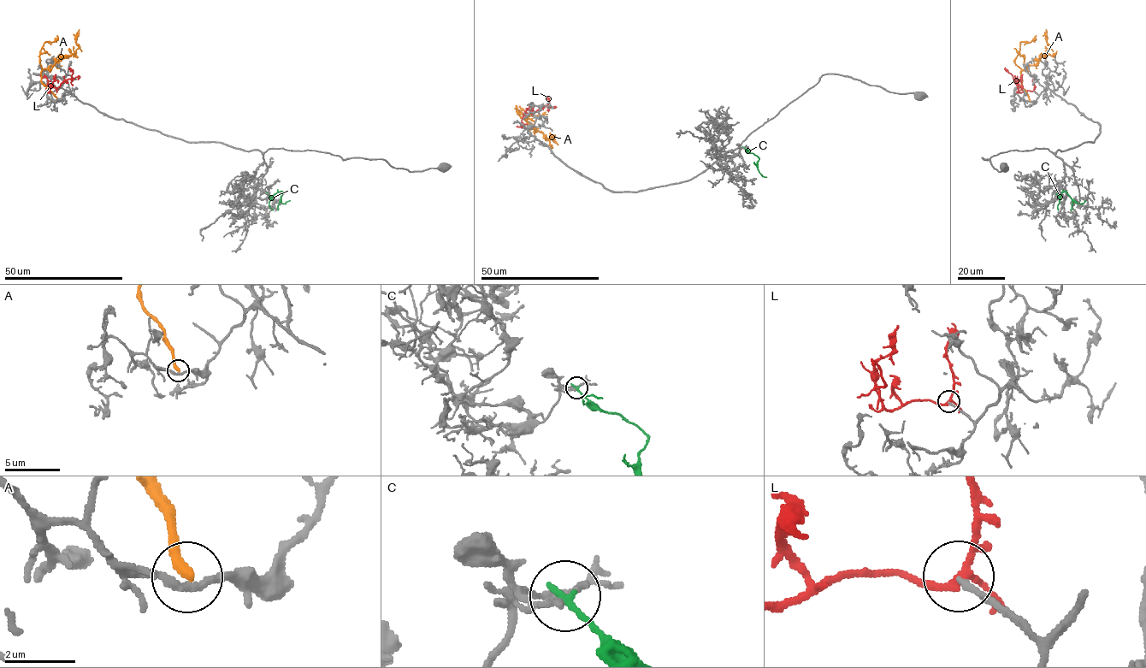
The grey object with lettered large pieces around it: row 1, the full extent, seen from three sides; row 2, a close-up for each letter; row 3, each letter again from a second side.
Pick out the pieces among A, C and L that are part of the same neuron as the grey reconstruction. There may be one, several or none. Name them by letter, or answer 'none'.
L

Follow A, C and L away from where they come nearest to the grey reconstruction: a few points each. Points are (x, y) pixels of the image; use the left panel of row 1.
A: (58, 101), (42, 82), (41, 71), (72, 54), (78, 47), (75, 38), (79, 30)
C: (268, 192), (271, 197), (281, 191), (281, 203), (290, 200)
L: (47, 91), (58, 87), (71, 78), (73, 71), (69, 67)

